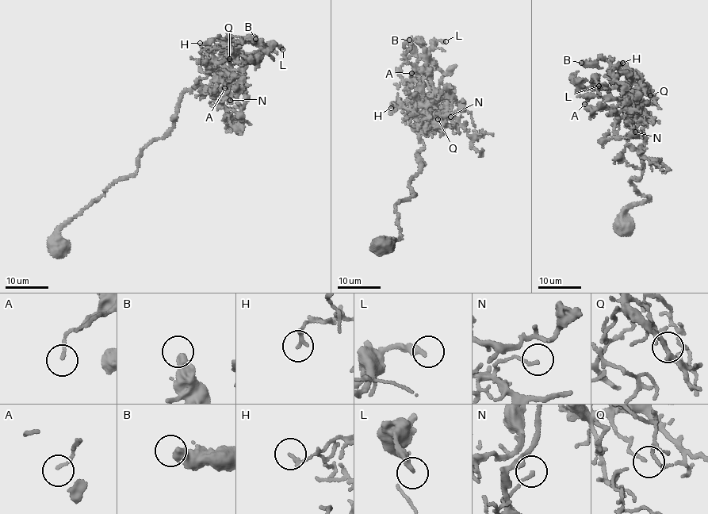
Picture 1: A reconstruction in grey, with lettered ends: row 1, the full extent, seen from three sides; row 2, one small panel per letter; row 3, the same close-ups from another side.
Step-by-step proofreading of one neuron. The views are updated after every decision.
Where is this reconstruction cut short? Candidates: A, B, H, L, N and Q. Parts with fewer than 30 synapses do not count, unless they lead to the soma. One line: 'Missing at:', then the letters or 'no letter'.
Missing at: no letter

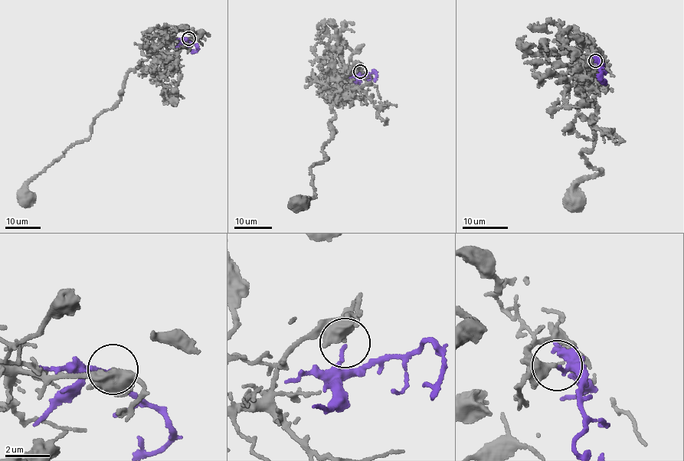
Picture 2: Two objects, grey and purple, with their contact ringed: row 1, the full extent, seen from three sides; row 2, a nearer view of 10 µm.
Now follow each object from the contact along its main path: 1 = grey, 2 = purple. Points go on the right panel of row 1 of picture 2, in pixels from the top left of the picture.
1: (594, 61), (575, 36), (585, 57), (564, 80), (602, 82), (580, 153), (601, 172), (576, 201)
2: (595, 60), (600, 63), (598, 77), (605, 83)

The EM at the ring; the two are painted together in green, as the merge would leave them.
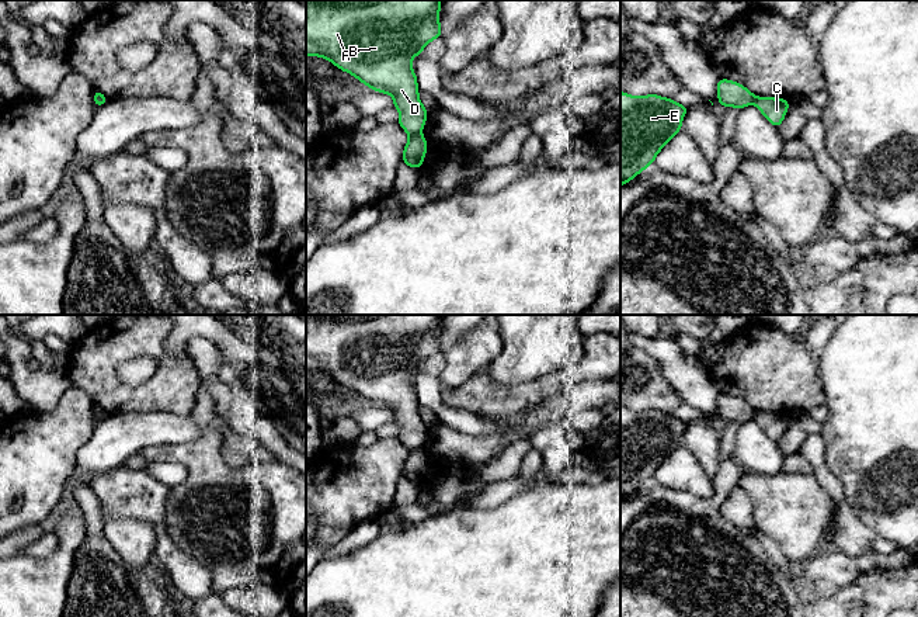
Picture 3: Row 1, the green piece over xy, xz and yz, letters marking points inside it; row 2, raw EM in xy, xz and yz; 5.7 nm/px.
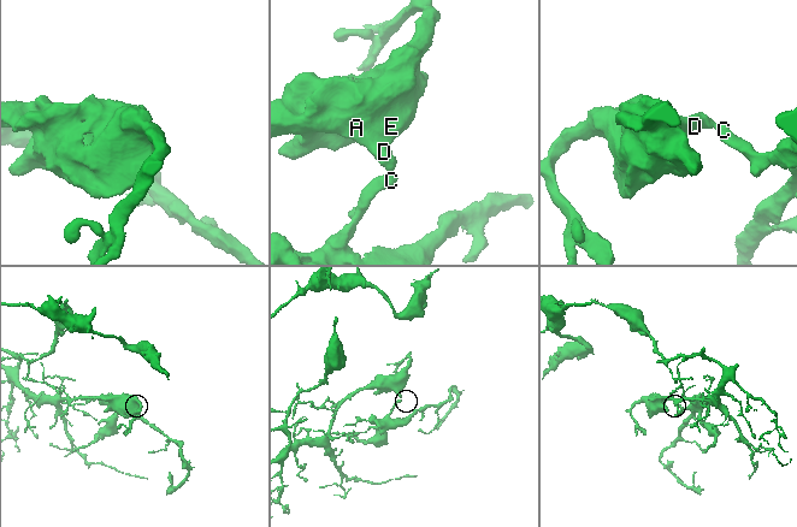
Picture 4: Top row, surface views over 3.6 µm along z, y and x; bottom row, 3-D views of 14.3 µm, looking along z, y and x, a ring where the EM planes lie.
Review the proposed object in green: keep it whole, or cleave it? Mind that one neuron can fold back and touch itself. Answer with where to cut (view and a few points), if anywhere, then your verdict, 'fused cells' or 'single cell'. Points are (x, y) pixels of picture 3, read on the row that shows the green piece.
xz (420, 132), (410, 137) | fused cells

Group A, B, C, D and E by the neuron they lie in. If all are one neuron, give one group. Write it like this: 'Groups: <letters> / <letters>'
Groups: A B D E / C

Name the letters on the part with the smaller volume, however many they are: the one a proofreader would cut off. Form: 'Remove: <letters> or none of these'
Remove: C

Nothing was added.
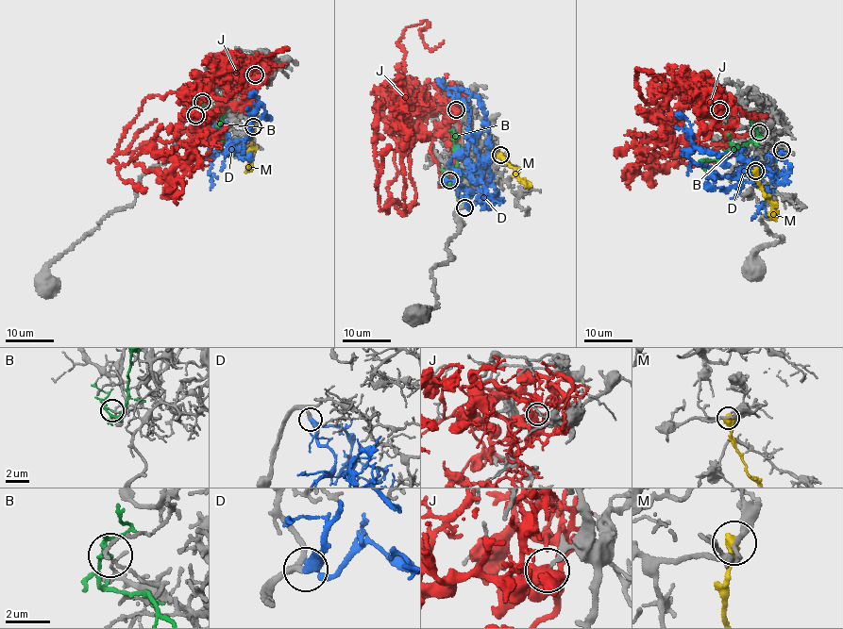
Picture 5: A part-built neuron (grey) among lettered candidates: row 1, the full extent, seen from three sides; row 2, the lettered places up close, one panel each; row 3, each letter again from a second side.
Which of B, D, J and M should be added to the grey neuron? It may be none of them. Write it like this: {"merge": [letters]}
{"merge": ["D"]}

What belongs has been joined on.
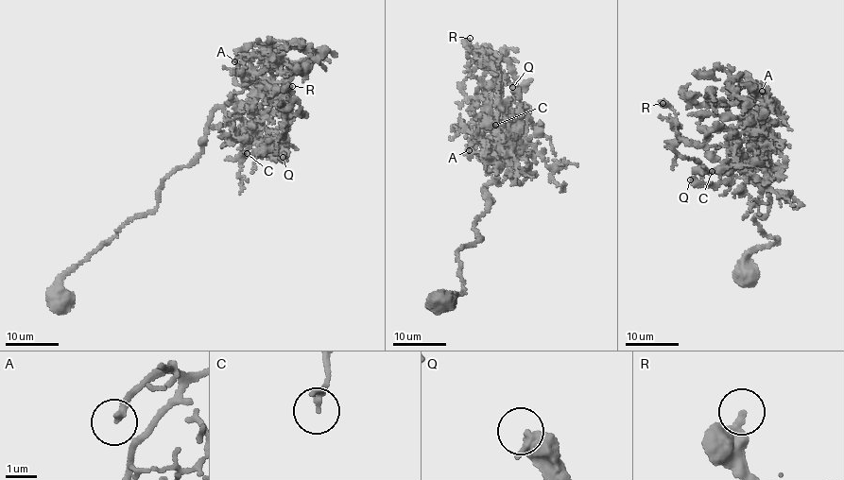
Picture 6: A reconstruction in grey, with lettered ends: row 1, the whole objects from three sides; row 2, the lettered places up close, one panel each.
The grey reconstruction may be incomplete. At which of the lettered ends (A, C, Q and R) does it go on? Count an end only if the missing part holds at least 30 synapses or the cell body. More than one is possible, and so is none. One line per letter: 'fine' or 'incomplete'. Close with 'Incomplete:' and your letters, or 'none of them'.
A: incomplete
C: fine
Q: fine
R: fine
Incomplete: A

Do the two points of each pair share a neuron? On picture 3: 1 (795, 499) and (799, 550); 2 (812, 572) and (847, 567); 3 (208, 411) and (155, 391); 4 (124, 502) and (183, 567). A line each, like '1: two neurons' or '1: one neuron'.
1: one neuron
2: one neuron
3: two neurons
4: one neuron

